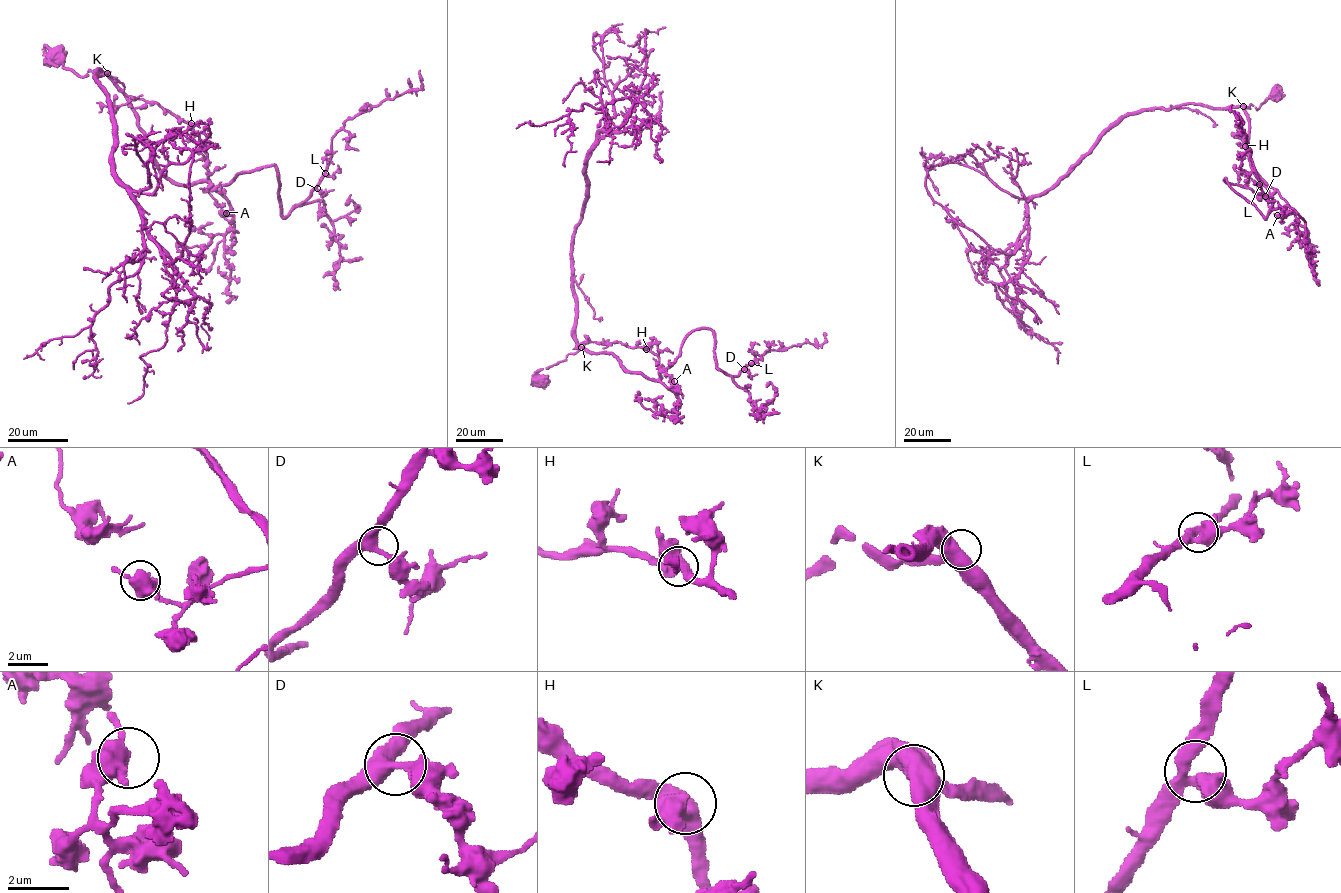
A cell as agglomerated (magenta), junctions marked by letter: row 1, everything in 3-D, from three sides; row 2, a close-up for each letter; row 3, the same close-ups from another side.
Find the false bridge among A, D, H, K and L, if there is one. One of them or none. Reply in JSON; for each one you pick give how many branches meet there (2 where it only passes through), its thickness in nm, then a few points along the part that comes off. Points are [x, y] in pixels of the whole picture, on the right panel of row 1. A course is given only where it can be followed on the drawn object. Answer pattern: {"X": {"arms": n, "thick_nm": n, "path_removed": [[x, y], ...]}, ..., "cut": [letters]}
{"cut": []}

